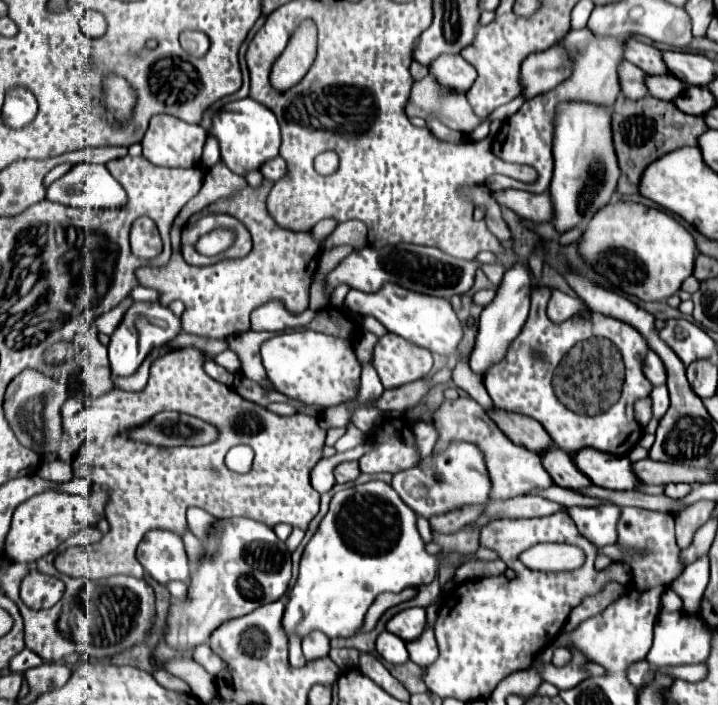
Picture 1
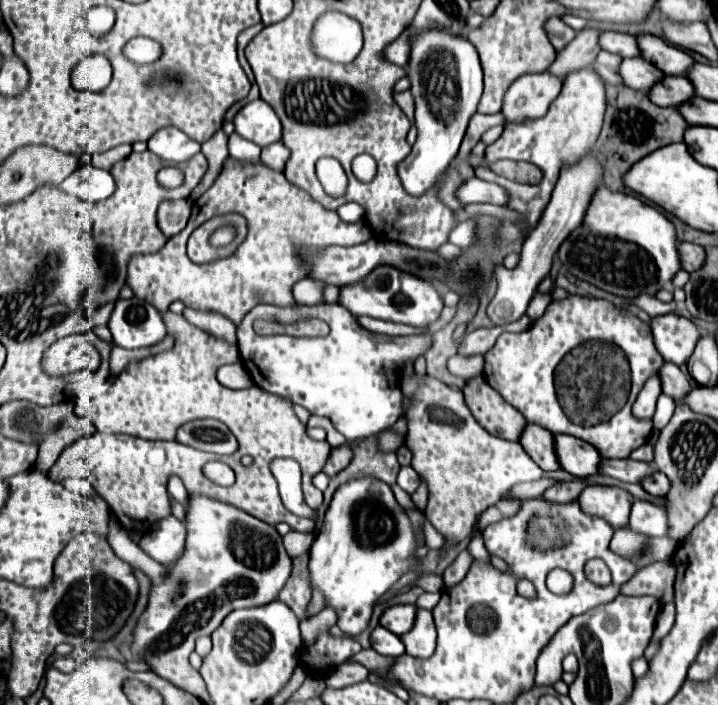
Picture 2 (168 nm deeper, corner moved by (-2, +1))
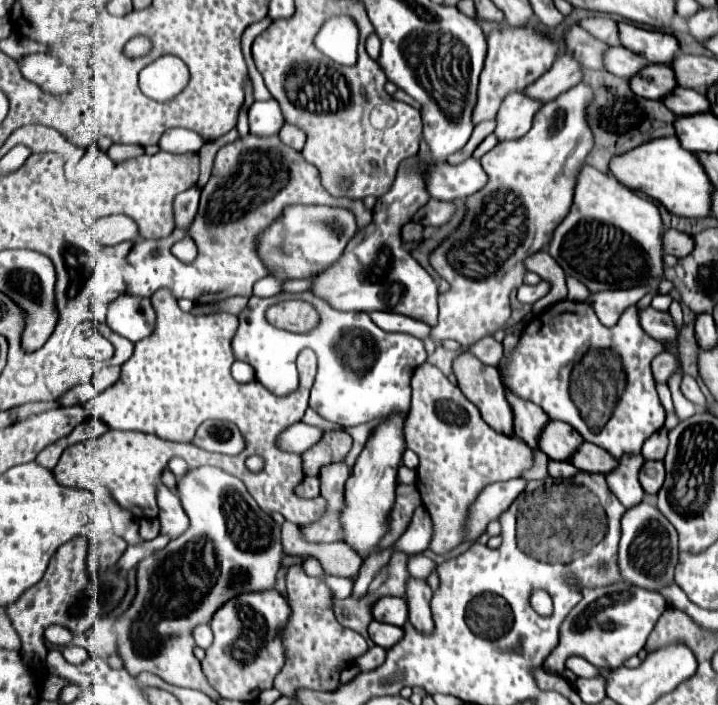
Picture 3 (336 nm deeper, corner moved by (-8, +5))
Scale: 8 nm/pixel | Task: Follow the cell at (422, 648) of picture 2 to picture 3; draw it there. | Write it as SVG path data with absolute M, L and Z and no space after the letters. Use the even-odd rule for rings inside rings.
M410 580L406 582L406 604L408 604L408 620L422 632L432 630L432 612L430 612L432 588L426 580Z

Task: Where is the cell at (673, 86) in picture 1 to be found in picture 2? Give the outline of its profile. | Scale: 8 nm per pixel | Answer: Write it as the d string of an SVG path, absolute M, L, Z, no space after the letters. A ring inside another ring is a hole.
M626 58L620 66L620 74L628 88L642 92L650 92L650 88L658 84L658 80L662 80L664 76L662 72L658 72L658 68L654 68L654 64L642 58Z

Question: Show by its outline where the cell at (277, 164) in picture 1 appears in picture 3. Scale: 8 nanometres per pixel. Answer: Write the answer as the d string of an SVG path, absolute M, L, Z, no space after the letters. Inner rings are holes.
M286 122L286 124L284 124L284 128L280 128L278 136L280 136L280 140L282 140L284 144L292 146L294 150L302 150L302 148L304 148L304 142L306 142L304 130L296 128L294 124L288 124L288 122Z

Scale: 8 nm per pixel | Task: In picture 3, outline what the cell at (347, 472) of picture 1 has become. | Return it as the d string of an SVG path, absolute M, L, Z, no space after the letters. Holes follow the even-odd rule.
M344 430L324 432L324 440L320 440L320 444L314 444L308 452L302 454L306 476L316 476L324 464L342 462L350 446L352 446L352 438Z

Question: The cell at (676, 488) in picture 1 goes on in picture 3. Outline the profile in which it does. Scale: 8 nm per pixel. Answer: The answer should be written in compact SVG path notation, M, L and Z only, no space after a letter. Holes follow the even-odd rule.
M644 462L640 470L640 484L646 494L656 494L664 482L664 464L662 462Z

